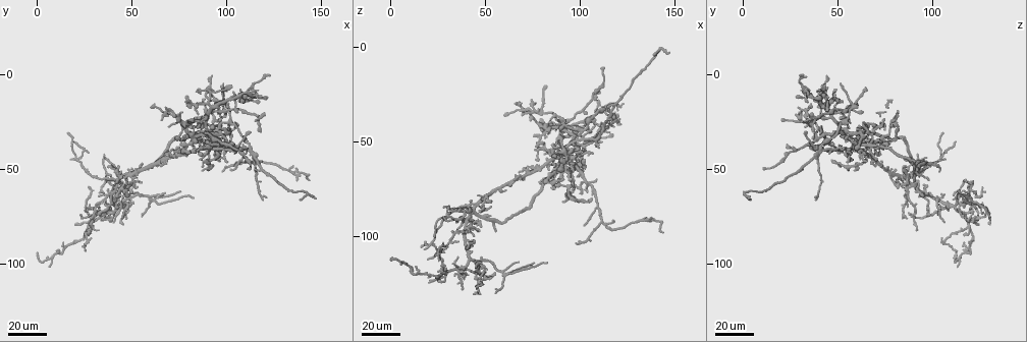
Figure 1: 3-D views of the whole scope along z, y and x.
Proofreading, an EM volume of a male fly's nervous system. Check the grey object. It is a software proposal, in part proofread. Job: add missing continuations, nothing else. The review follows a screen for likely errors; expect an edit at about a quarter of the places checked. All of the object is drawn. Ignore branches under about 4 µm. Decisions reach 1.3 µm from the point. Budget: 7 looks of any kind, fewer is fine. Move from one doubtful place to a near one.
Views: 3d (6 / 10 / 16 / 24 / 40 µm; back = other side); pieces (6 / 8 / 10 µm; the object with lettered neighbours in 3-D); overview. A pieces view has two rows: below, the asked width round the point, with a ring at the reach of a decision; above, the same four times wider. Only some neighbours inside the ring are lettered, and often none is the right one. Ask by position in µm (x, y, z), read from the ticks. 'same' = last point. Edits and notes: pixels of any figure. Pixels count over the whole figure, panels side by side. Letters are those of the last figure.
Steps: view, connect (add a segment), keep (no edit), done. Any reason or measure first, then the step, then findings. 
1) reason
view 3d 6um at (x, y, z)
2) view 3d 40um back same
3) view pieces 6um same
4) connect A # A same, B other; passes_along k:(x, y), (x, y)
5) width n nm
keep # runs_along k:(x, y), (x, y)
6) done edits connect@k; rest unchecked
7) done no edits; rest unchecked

branch stops here
view 3d 24um at (75, 62, 114)

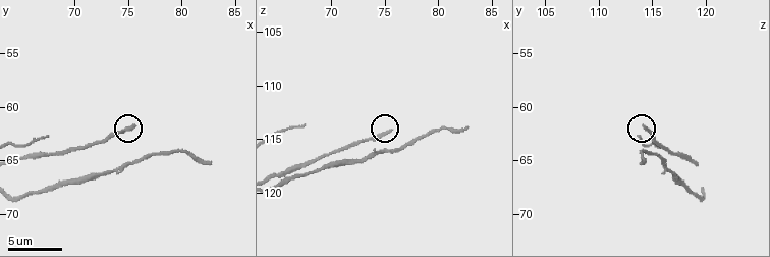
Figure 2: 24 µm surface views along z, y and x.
view pieces 10um at (75.6, 61.8, 114.2)

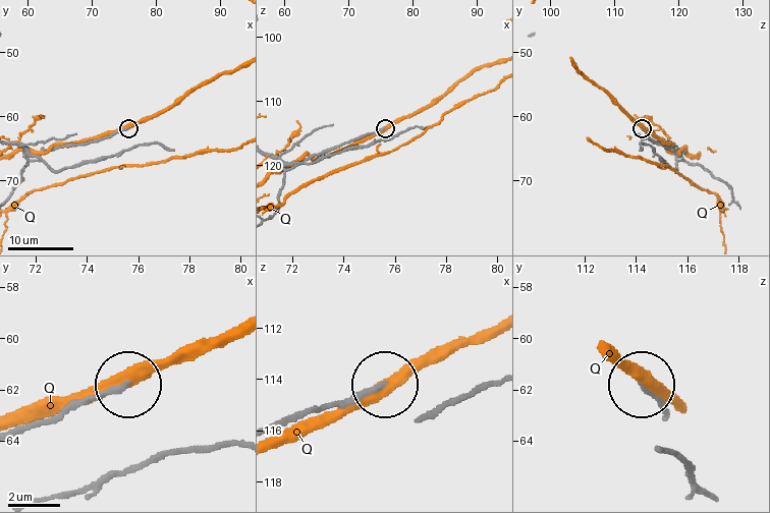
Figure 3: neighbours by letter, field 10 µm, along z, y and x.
keep # Q other; runs_along 3:(287, 163), (309, 159), (383, 129); none of them fits

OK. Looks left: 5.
branch stops here
view 3d 6um at (82.6, 65.2, 114.2)

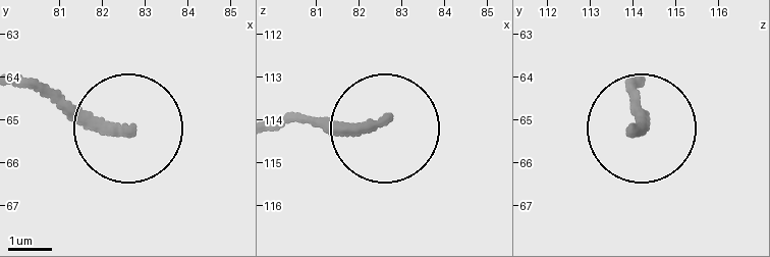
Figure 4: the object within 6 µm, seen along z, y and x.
view pieces 8um at (82.60, 65.25, 114.00)

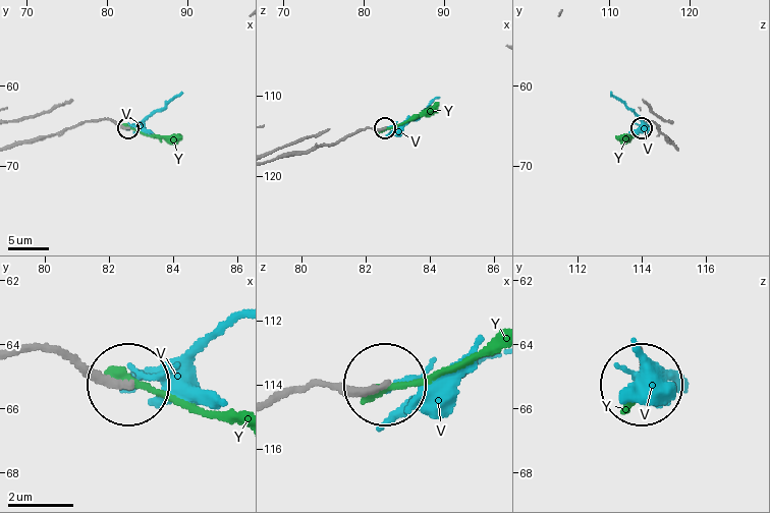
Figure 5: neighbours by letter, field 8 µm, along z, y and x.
keep # V other, Y other; runs_along 5:(274, 160), (304, 154), (369, 128), (385, 128); no lettered segment goes on from it

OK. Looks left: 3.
an open end
view 3d 24um at (138, 54, 91)

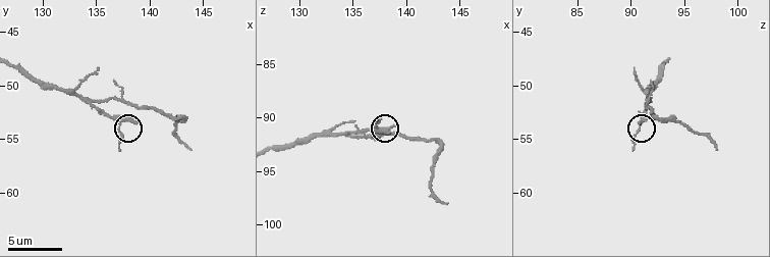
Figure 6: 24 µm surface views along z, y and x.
view 3d 6um at (138.8, 53.6, 90.6)

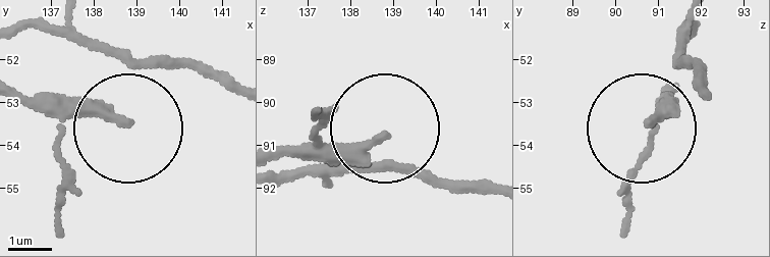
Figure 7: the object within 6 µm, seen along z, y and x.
view pieces 6um at (138.80, 53.45, 90.80)

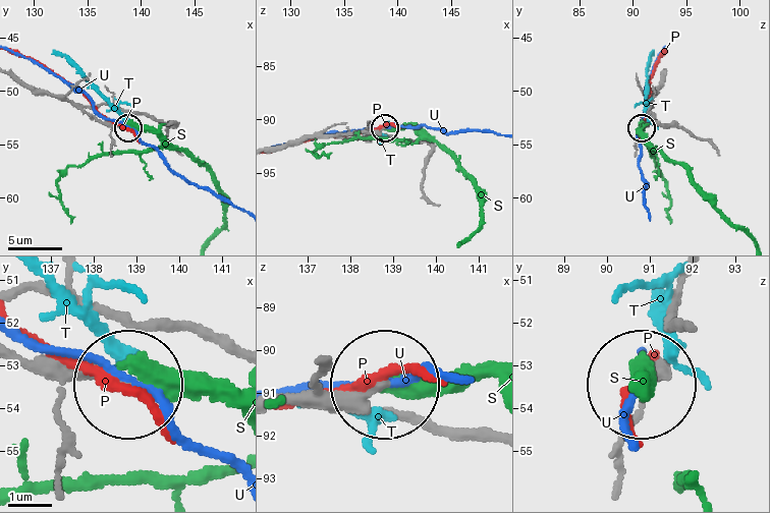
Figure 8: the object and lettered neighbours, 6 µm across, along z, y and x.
keep # P other, S other, T other, U other; runs_along 8:(17, 77), (48, 93), (64, 95), (100, 120), (126, 127); no lettered segment goes on from it

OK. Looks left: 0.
done no edits; rest unchecked

